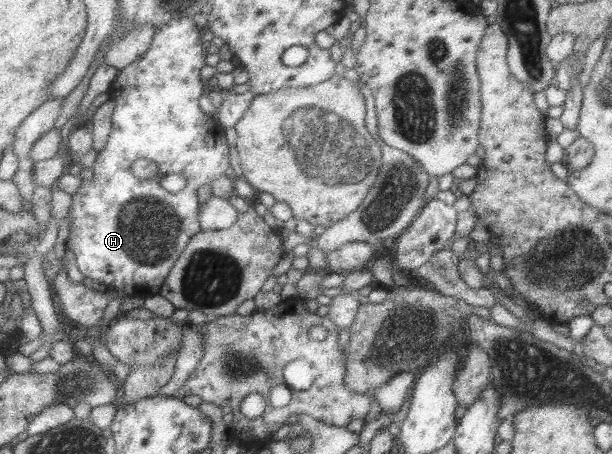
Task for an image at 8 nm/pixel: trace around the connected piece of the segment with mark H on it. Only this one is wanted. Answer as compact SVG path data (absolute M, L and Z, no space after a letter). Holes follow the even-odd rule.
M184 17L158 25L156 30L154 43L146 56L119 71L112 84L109 96L117 104L113 114L113 131L108 145L92 165L94 176L90 180L84 179L72 195L70 234L66 244L76 255L79 269L85 276L98 280L103 288L124 291L128 297L143 299L160 295L165 280L189 242L203 231L198 190L204 184L212 184L218 176L236 179L230 166L230 144L224 127L214 114L206 114L198 104L198 100L209 91L207 82L200 78L200 70L207 66L208 50L202 46L207 36L206 28L198 28L193 17ZM140 159L150 159L159 164L156 178L144 180L133 171L133 164ZM172 173L182 174L188 179L186 190L172 194L159 185L160 177Z

